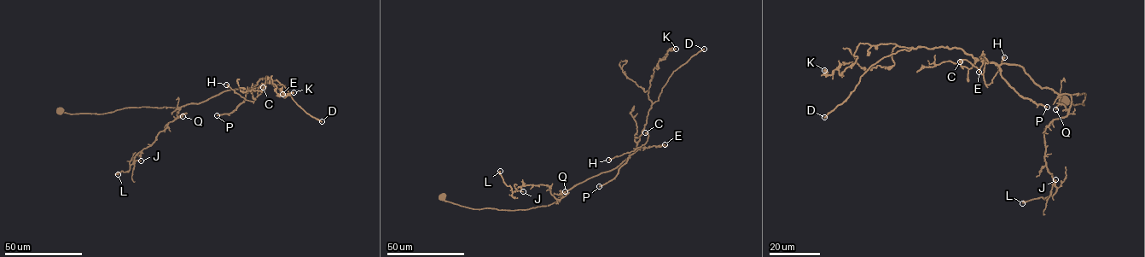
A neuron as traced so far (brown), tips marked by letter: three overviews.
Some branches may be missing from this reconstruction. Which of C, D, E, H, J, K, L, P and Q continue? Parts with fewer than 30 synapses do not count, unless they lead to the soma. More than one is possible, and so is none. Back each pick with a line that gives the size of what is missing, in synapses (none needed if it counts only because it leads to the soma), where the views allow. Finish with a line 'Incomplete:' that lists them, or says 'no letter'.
D: 140 synapses
P: 90 synapses
Incomplete: D, P

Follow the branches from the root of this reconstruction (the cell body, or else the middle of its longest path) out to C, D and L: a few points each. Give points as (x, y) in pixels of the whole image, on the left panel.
C: (61, 108), (69, 113), (101, 113), (125, 108), (177, 108), (230, 90), (257, 88), (258, 95), (263, 87)
D: (61, 108), (101, 113), (180, 108), (254, 88), (269, 78), (322, 121)
L: (61, 108), (69, 113), (101, 113), (125, 108), (177, 108), (177, 117), (135, 156), (128, 172), (118, 174)

